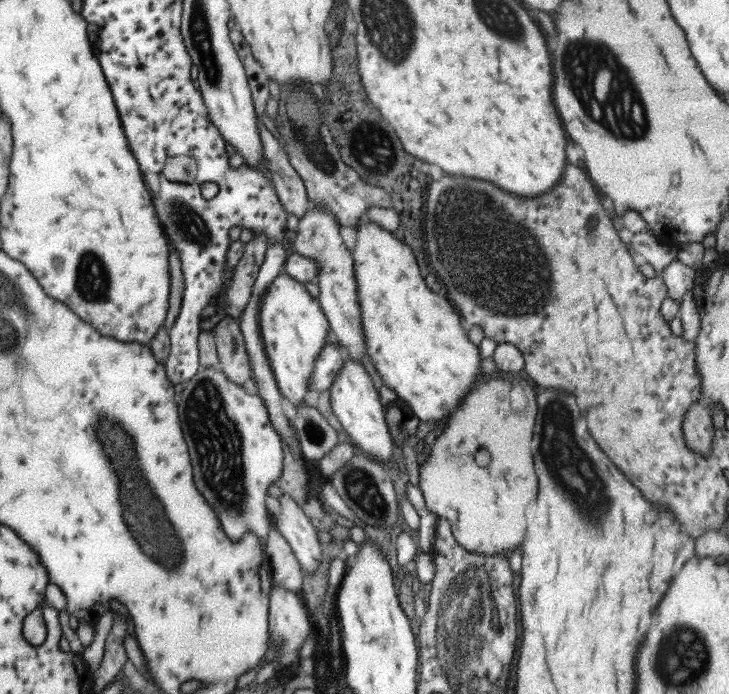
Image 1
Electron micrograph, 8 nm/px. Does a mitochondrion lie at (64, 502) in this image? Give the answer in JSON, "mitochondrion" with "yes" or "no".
{"mitochondrion":"yes"}

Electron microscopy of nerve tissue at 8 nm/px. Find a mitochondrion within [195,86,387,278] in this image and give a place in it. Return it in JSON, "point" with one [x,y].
{"point":[313,148]}

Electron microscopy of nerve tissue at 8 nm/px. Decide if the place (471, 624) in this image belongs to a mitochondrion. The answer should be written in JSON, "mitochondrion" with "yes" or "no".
{"mitochondrion":"yes"}

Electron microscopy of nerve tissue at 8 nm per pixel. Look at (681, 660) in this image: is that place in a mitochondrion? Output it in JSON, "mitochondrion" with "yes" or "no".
{"mitochondrion":"yes"}

